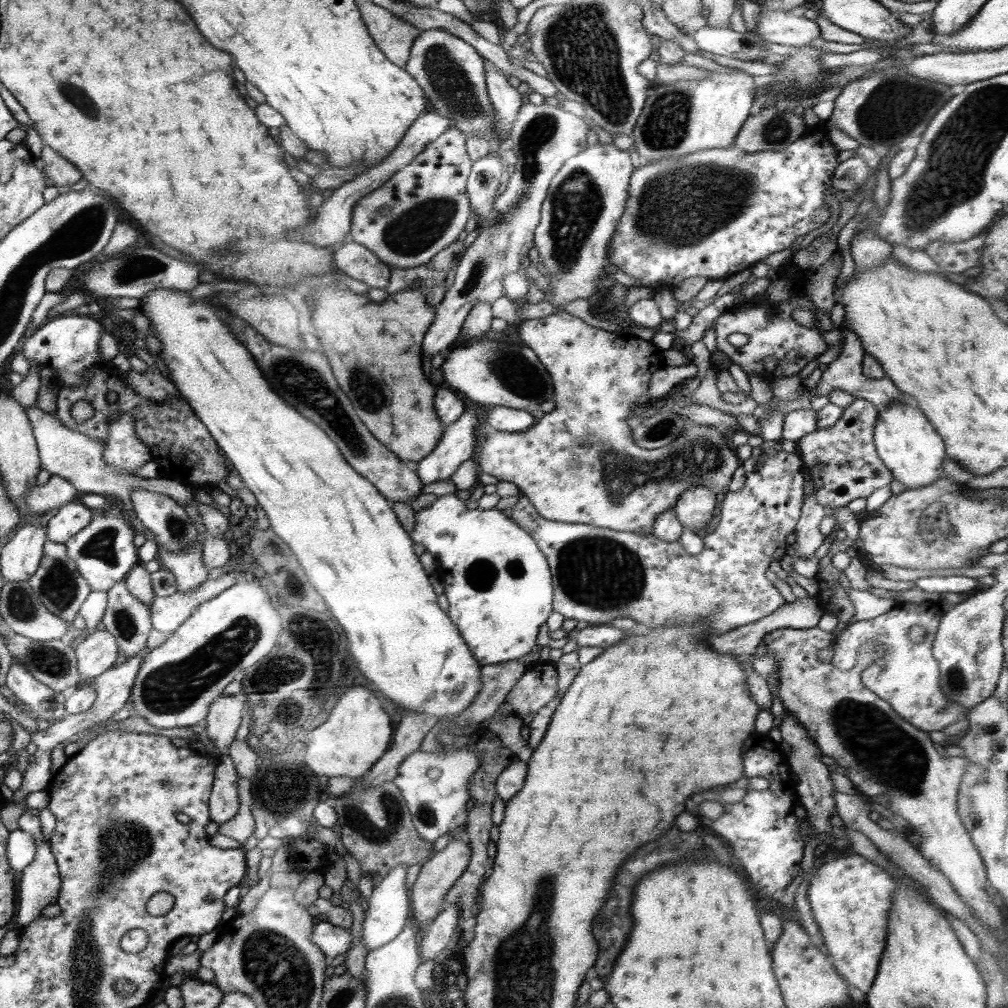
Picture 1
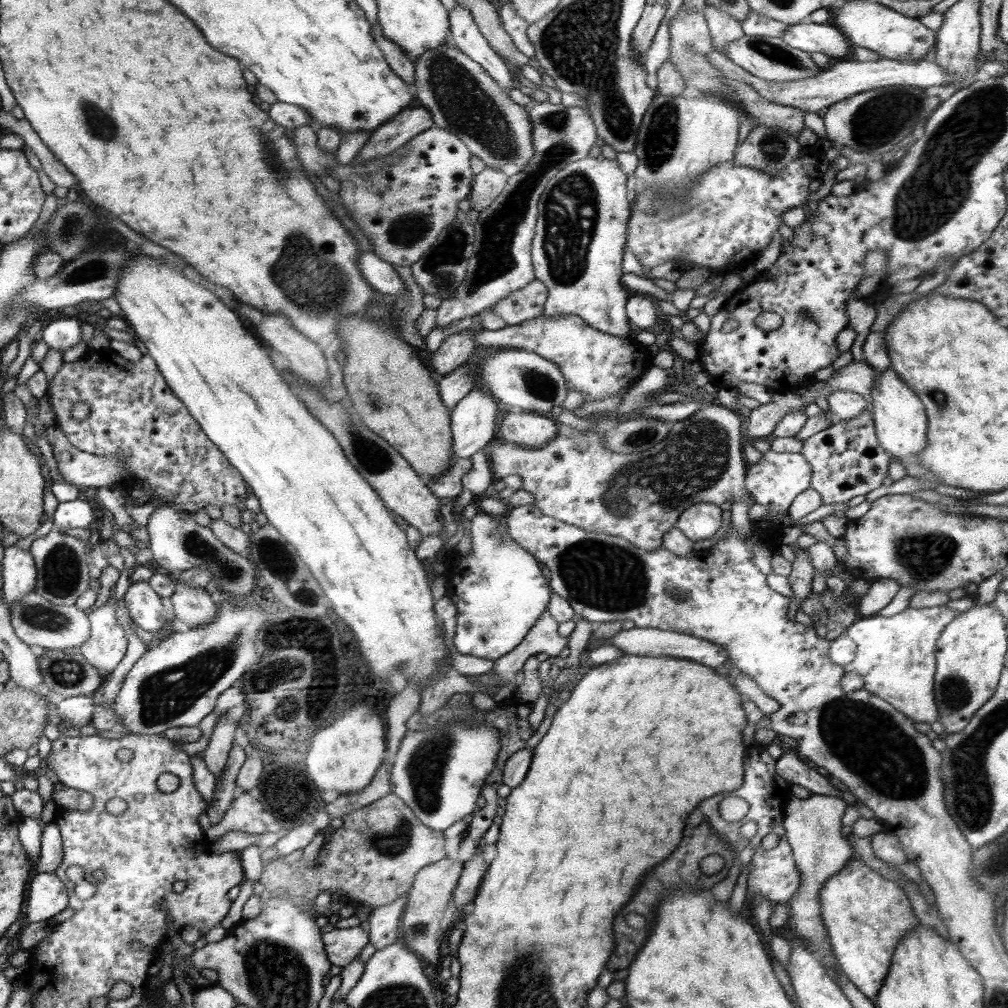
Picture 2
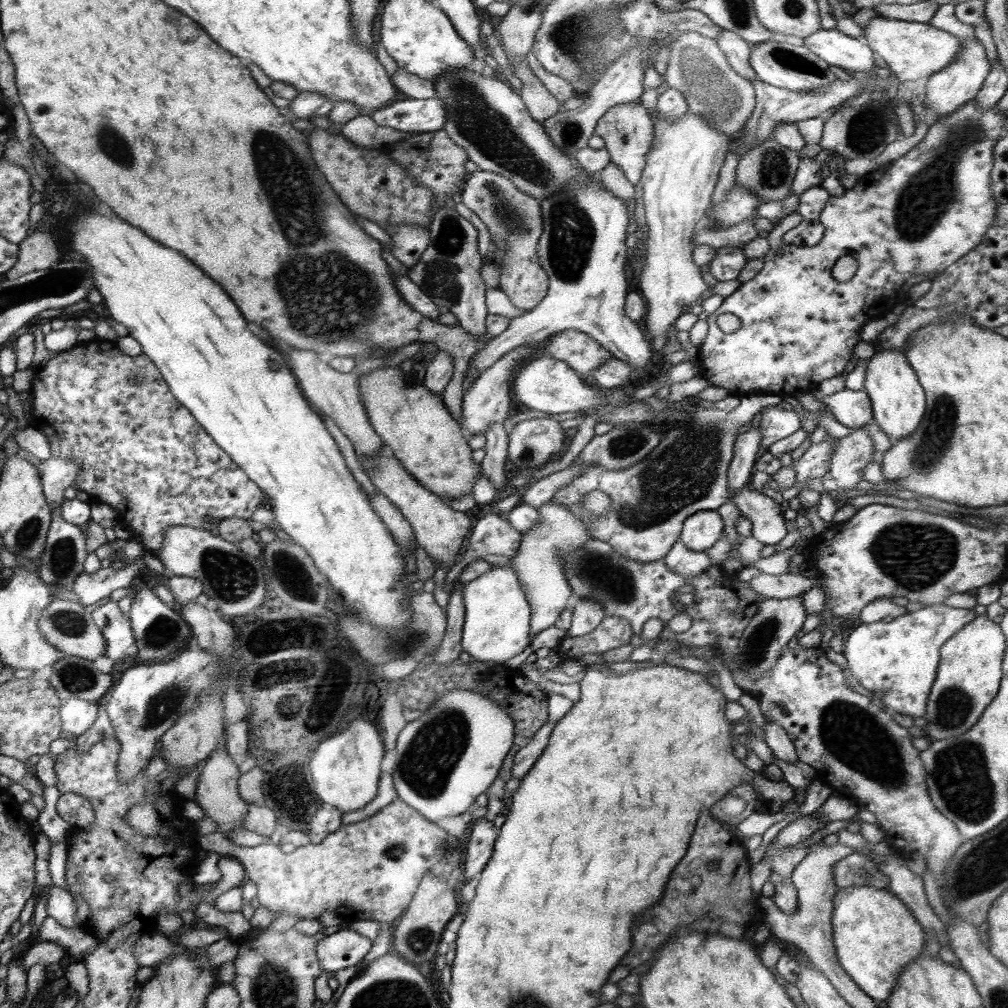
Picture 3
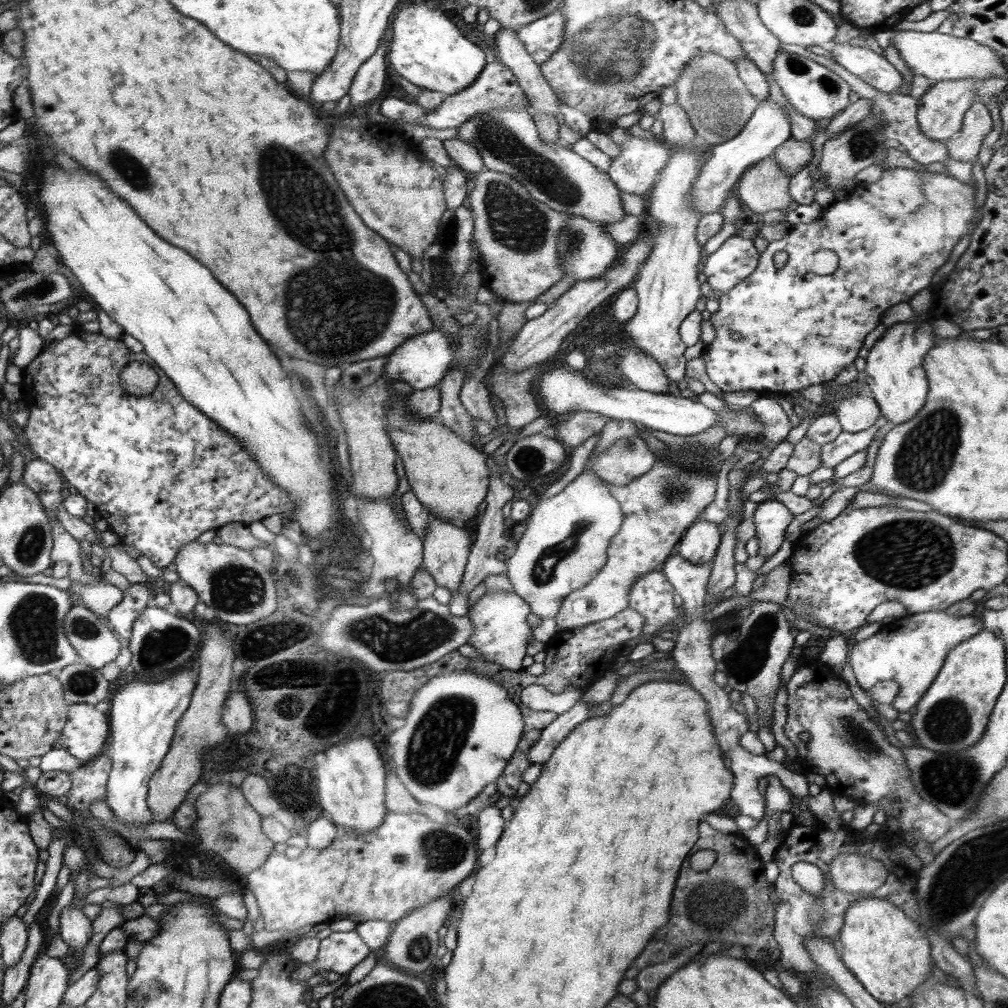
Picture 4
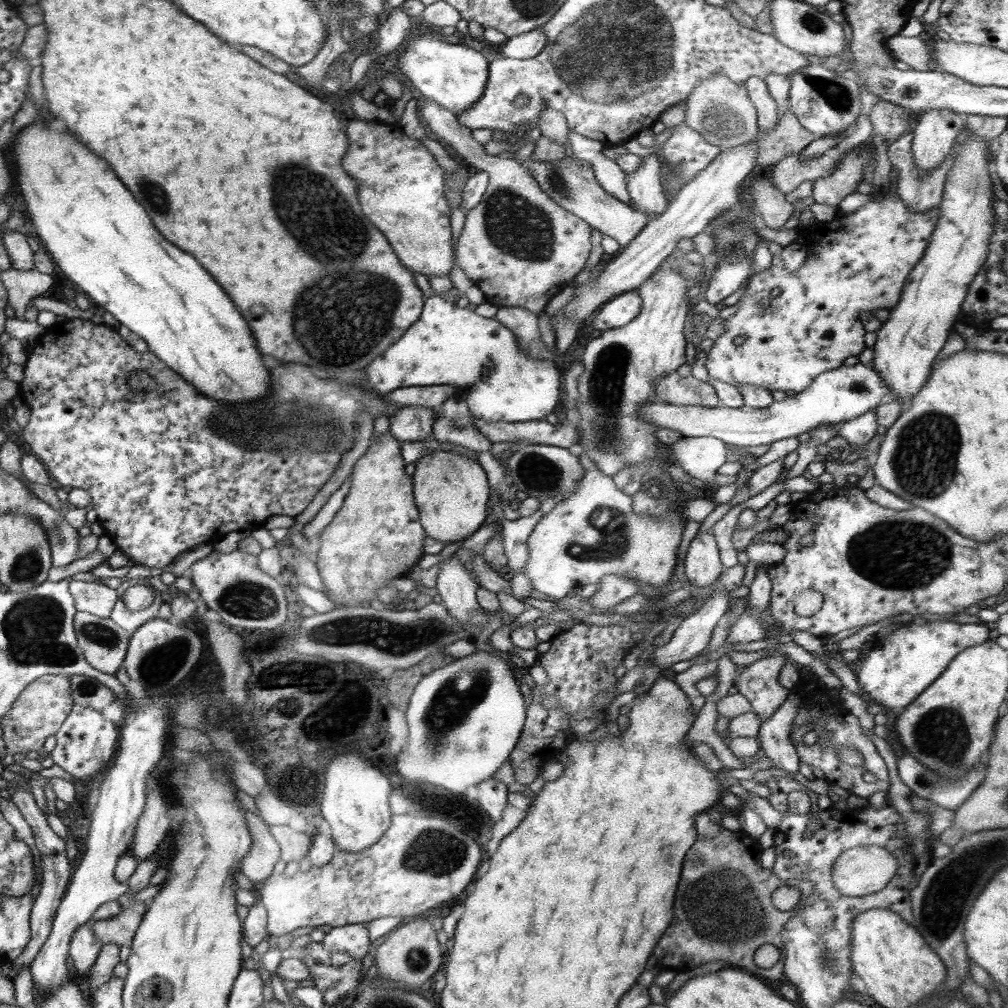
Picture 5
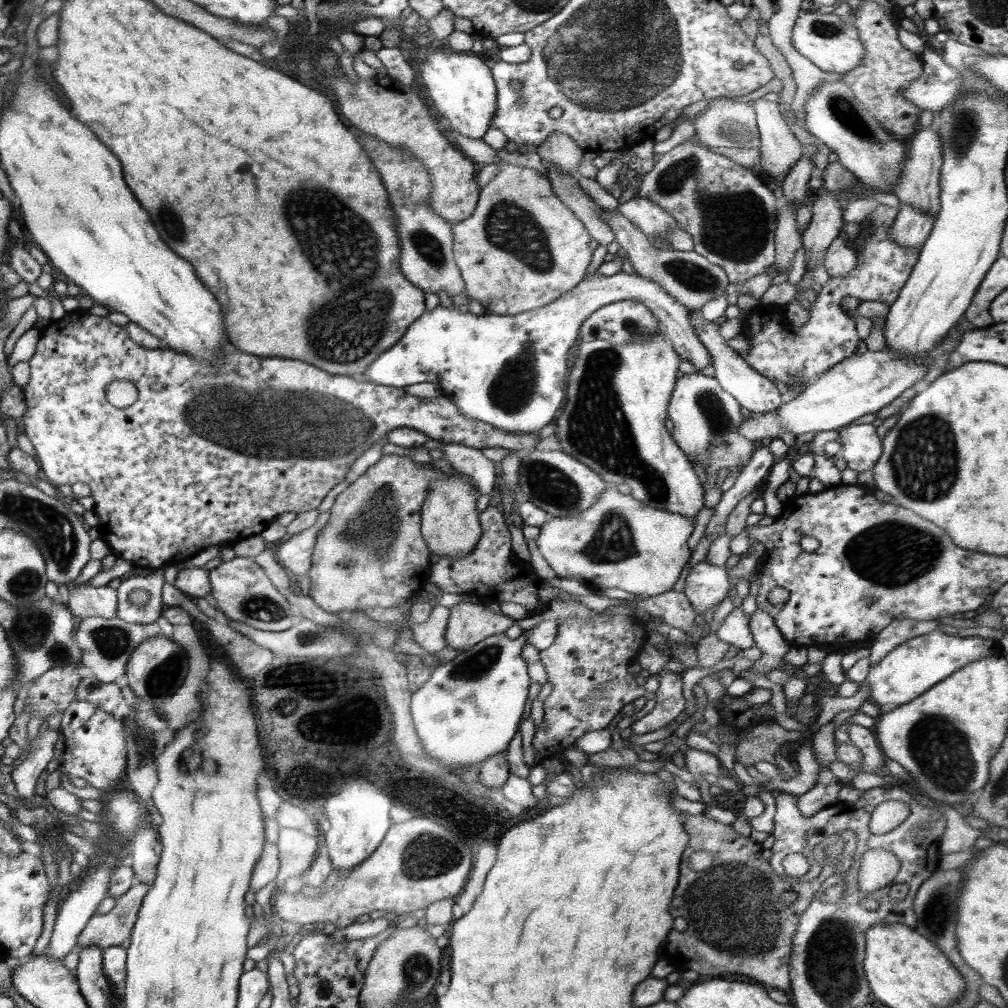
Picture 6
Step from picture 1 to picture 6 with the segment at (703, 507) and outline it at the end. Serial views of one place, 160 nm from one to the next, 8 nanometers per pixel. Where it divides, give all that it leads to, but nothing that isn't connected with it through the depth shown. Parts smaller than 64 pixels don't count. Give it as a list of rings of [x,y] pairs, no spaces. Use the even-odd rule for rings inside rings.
[[[705,557],[691,568],[684,593],[698,614],[709,617],[715,606],[716,609],[723,606],[732,585],[728,580],[726,567],[711,565]]]

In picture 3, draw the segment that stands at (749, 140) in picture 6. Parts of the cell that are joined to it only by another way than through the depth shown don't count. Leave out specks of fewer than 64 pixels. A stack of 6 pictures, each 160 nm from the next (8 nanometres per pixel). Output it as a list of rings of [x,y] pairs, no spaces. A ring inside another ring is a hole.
[[[687,30],[670,47],[670,59],[663,79],[679,90],[686,99],[689,112],[699,114],[720,132],[735,137],[746,124],[756,104],[753,84],[742,78],[718,48],[714,39],[694,30]]]

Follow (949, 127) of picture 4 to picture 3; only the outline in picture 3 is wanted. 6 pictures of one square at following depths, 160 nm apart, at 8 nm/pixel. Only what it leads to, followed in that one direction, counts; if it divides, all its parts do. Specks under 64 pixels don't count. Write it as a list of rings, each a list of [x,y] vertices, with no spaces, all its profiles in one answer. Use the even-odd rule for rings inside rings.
[[[960,38],[960,42],[962,42],[960,45],[962,49],[958,51],[953,63],[932,74],[926,83],[923,106],[932,108],[936,112],[937,119],[956,112],[969,100],[973,100],[989,73],[990,61],[987,60],[985,47],[978,38]]]

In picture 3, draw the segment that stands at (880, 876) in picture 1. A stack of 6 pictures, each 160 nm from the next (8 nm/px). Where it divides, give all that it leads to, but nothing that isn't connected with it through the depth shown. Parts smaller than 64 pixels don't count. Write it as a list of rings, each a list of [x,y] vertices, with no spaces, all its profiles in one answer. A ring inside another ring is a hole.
[[[869,885],[836,888],[832,899],[833,942],[840,966],[874,1002],[885,1005],[904,967],[919,958],[925,933],[890,890]]]

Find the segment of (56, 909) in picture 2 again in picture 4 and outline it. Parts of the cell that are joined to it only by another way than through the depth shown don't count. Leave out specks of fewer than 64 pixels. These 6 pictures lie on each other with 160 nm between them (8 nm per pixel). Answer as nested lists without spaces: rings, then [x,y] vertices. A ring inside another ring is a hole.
[[[74,904],[66,906],[60,912],[59,921],[62,940],[68,947],[76,949],[75,955],[82,954],[81,950],[84,950],[92,937],[92,921]]]

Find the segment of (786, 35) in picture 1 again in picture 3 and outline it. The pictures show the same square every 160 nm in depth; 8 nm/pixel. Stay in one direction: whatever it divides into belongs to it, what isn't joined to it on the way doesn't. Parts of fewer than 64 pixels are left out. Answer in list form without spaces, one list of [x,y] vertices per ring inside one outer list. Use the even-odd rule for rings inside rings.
[[[836,28],[814,31],[802,44],[824,62],[848,72],[873,72],[876,68],[874,53],[867,44]]]

